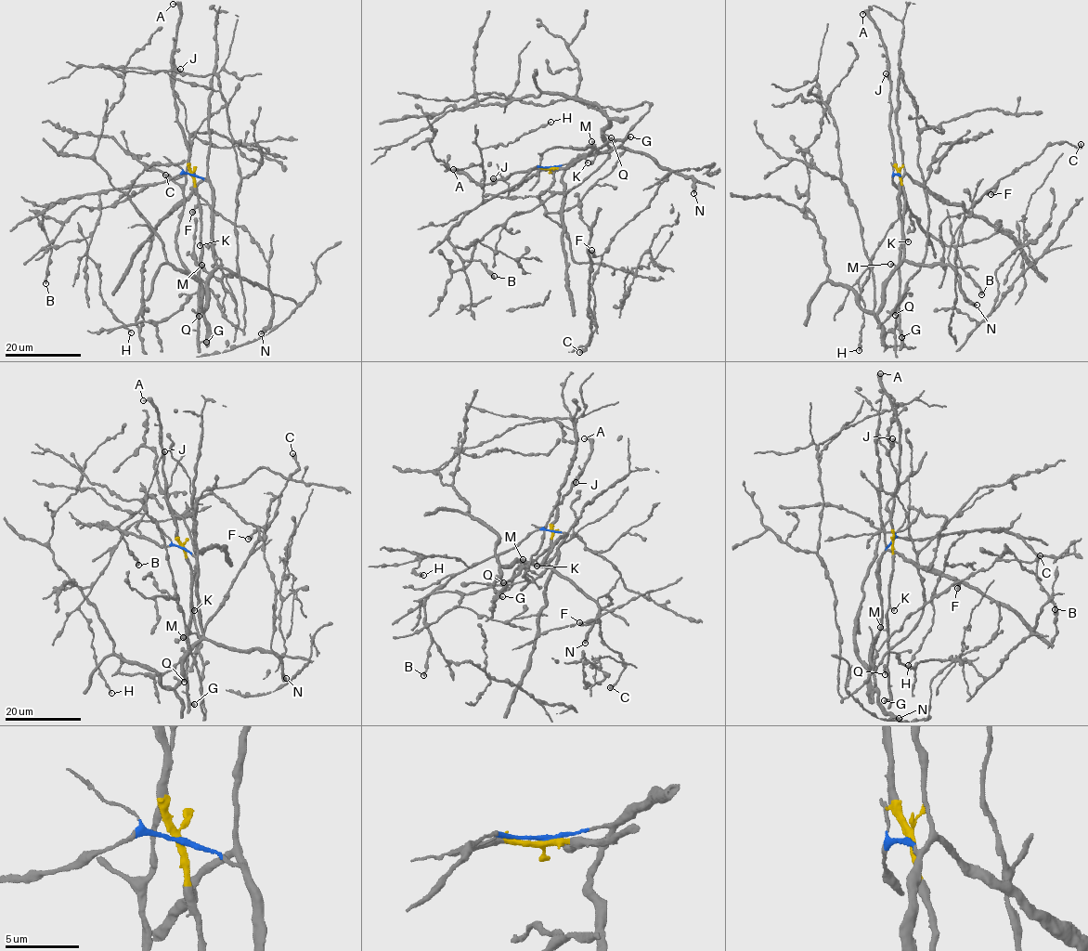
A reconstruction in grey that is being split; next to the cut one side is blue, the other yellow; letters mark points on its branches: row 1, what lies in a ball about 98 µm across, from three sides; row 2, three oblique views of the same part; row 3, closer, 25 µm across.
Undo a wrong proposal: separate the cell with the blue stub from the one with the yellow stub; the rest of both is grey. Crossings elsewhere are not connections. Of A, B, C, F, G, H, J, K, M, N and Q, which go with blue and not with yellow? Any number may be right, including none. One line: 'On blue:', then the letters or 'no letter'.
On blue: B, C, F, H, N

